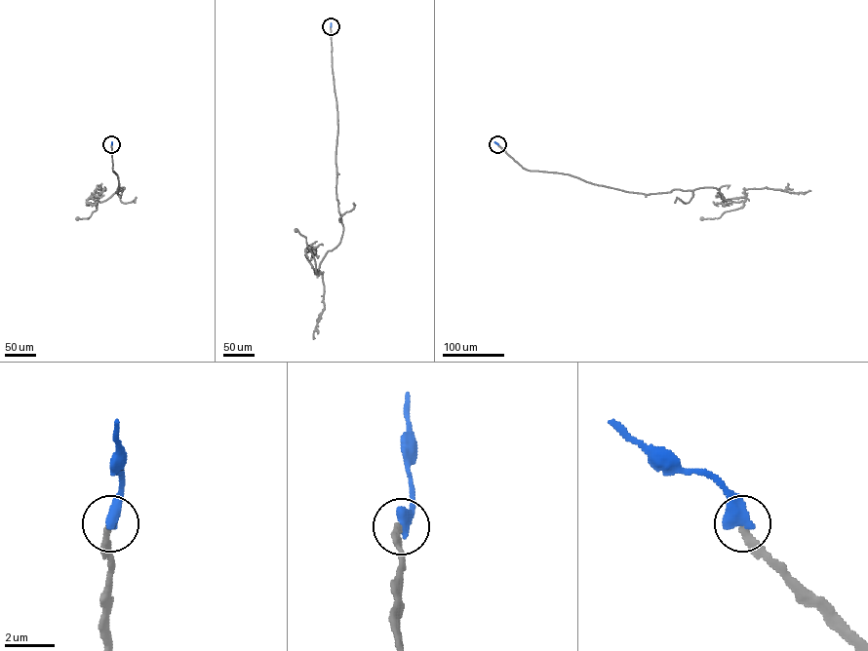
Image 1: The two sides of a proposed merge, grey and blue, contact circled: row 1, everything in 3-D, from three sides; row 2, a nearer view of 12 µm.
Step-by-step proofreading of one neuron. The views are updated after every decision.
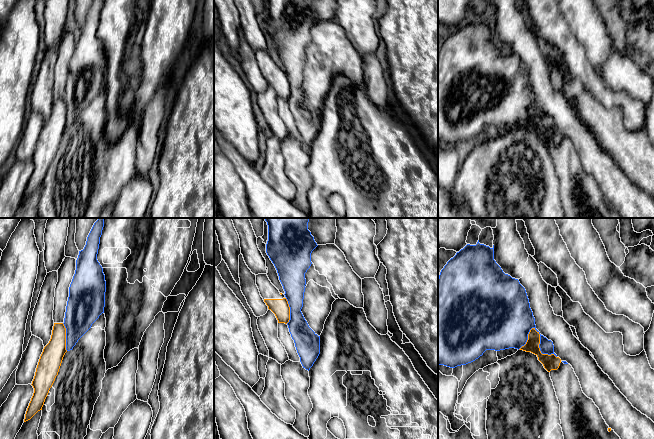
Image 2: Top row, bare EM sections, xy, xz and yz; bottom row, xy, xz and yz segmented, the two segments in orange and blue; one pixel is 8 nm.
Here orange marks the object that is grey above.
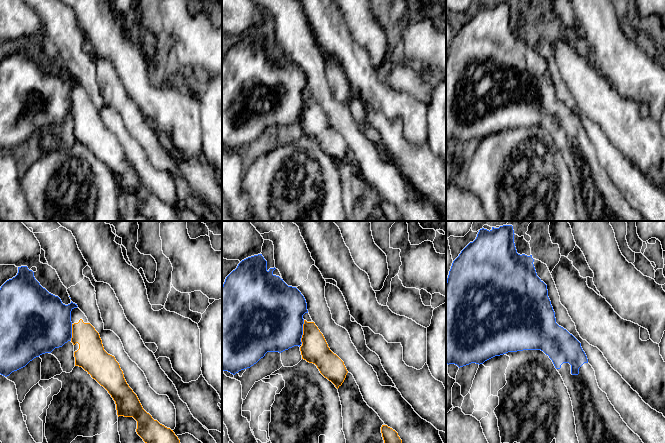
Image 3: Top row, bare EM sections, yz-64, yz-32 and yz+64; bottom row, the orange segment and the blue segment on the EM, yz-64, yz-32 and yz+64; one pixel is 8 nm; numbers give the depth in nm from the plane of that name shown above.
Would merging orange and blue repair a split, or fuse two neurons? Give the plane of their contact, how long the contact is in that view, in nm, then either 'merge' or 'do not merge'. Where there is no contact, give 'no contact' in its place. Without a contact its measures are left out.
meets orange in yz; contact 320 nm long; do not merge

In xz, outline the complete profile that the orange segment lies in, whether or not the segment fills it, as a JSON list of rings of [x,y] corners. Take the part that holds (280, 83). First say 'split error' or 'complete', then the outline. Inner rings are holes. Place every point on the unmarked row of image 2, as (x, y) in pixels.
split error; [[[267,50],[256,51],[256,61],[268,85],[275,90],[278,99],[287,100],[290,96],[290,83],[285,71],[280,70]]]

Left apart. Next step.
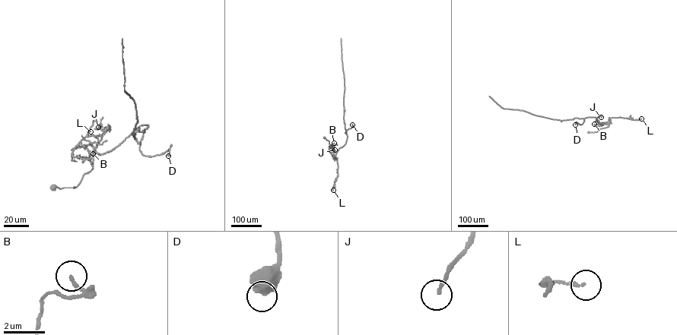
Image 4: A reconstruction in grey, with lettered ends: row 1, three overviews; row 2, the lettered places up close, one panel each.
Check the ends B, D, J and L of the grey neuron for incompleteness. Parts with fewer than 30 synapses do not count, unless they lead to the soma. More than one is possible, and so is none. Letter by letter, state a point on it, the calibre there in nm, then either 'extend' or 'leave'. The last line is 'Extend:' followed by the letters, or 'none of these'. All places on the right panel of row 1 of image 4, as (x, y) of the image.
B: (594, 124) | 130 nm | leave
D: (575, 124) | 650 nm | leave
J: (601, 117) | 130 nm | leave
L: (641, 118) | 140 nm | leave
Extend: none of these

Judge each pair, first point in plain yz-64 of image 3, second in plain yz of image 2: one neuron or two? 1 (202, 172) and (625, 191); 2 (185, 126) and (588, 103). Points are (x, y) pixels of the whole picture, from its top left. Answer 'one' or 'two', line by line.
1: two
2: two

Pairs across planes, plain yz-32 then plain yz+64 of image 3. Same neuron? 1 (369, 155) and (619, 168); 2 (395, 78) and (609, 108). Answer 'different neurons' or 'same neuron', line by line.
1: same neuron
2: different neurons

